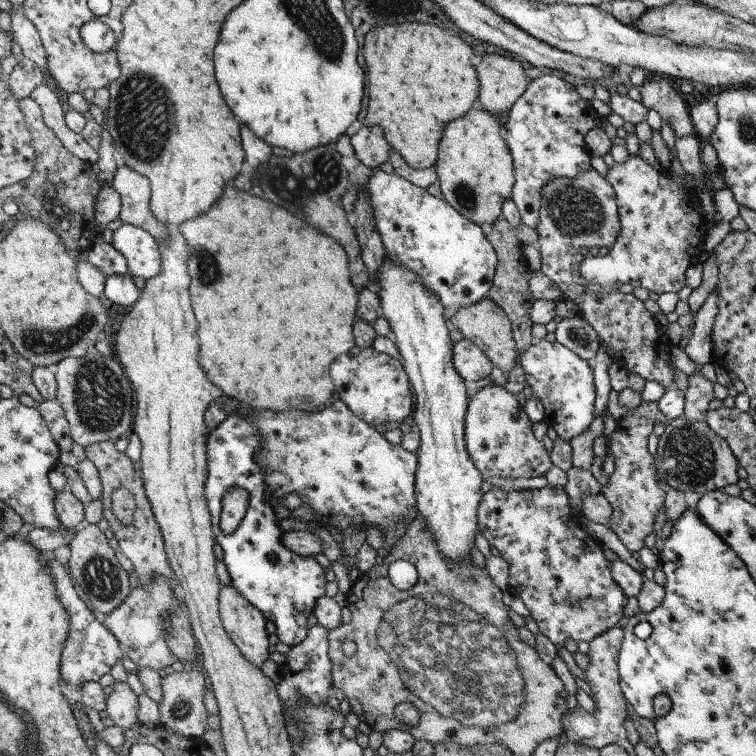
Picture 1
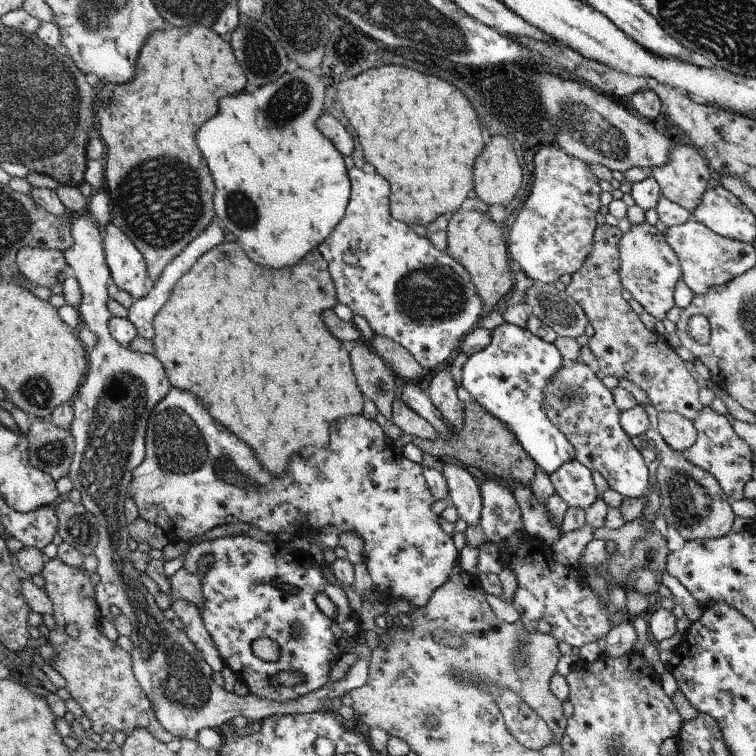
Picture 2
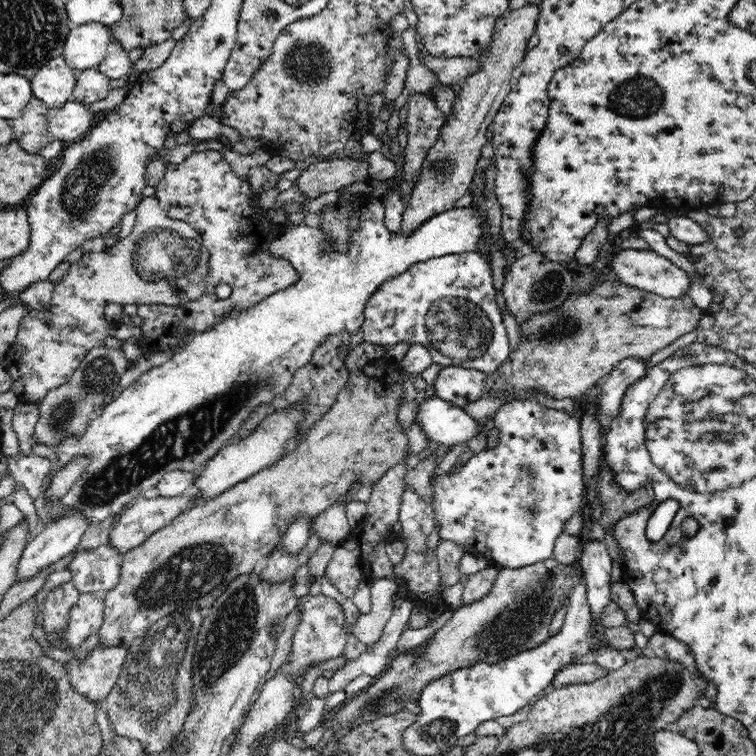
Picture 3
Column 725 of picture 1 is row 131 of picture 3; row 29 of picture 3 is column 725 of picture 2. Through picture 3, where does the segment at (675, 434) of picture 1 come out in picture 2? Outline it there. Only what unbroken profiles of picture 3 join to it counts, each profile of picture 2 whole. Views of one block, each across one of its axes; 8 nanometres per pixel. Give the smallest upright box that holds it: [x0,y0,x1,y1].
[642,427,736,541]

